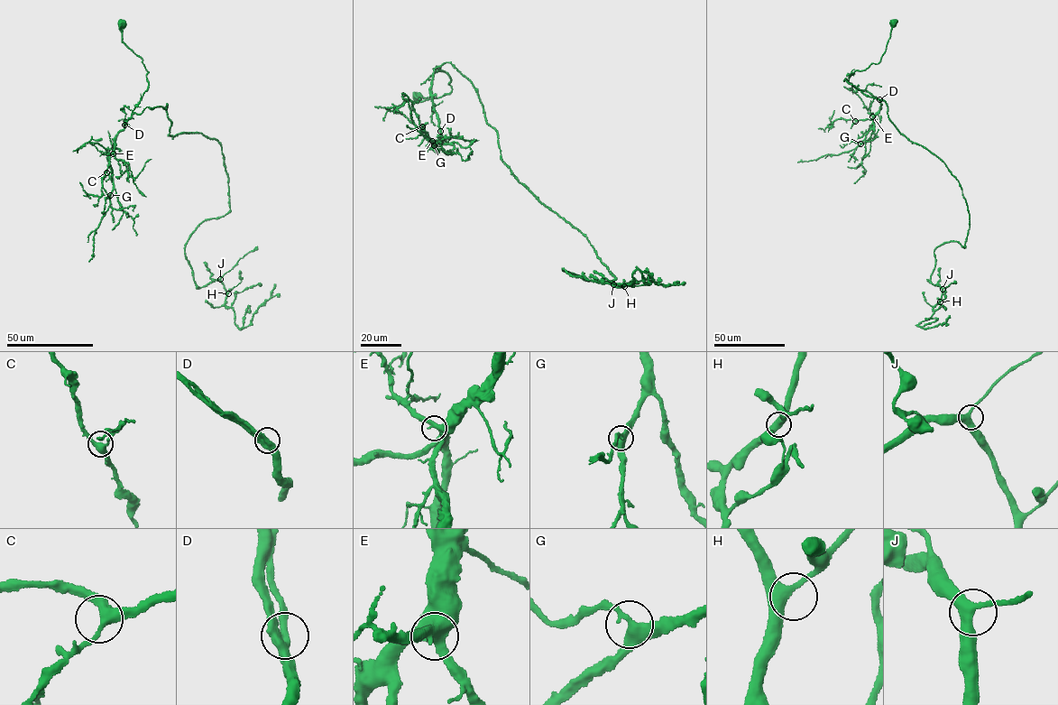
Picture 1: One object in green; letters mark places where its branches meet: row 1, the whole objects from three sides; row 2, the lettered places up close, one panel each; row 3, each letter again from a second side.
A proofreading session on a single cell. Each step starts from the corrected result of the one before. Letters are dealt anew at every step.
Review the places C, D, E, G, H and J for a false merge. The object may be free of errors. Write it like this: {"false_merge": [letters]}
{"false_merge": []}

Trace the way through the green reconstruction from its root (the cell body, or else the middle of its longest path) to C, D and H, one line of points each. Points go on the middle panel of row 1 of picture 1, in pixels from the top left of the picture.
C: (418, 97), (422, 101), (451, 92), (448, 74), (432, 76), (441, 134), (435, 144), (422, 126)
D: (418, 97), (422, 101), (451, 92), (448, 74), (439, 70), (432, 76), (432, 104), (440, 131)
H: (418, 97), (451, 92), (432, 75), (446, 62), (464, 76), (513, 175), (615, 278), (563, 270), (624, 286)

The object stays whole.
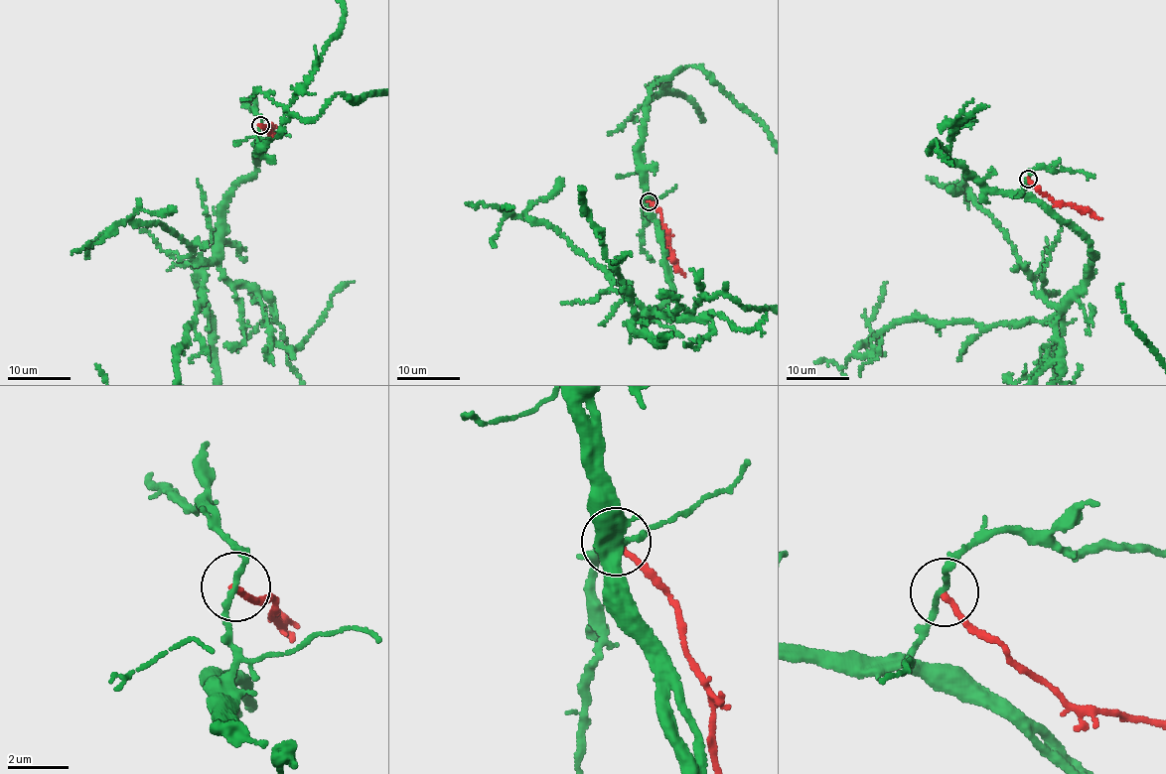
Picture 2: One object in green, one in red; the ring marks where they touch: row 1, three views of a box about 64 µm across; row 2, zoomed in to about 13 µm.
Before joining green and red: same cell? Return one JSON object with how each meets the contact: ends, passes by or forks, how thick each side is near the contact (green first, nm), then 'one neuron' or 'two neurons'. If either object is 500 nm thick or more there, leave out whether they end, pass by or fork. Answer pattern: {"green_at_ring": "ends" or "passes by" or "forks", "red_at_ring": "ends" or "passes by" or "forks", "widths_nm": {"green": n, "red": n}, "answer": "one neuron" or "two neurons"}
{"green_at_ring": "passes by", "red_at_ring": "ends", "widths_nm": {"green": 170, "red": 200}, "answer": "two neurons"}

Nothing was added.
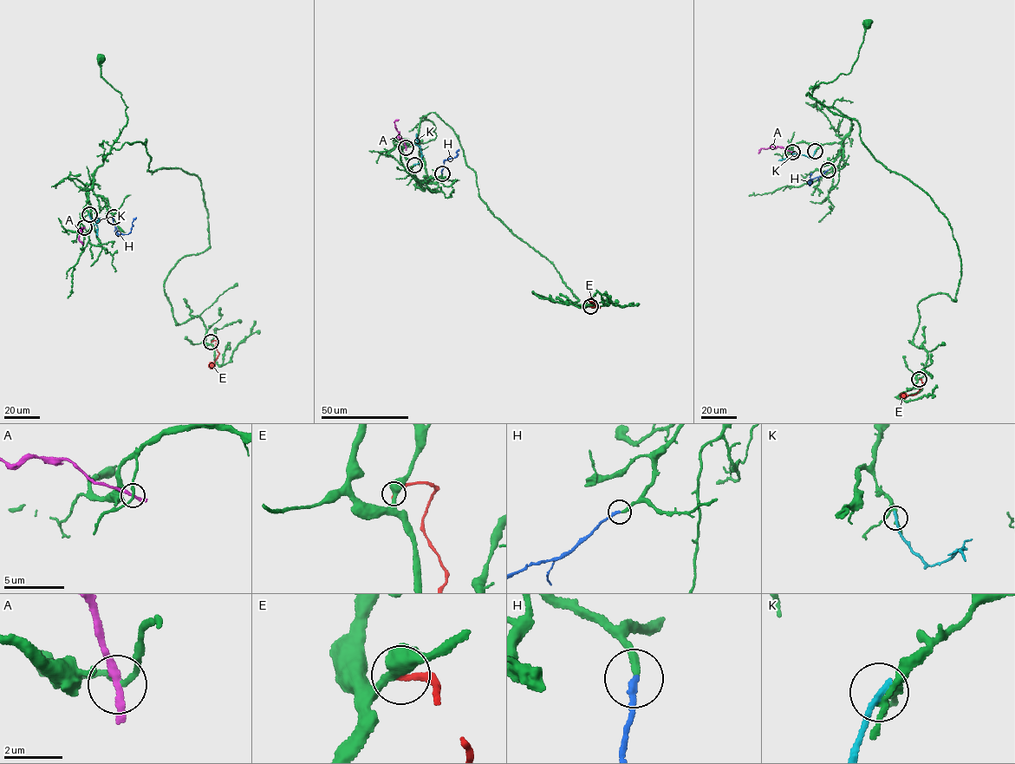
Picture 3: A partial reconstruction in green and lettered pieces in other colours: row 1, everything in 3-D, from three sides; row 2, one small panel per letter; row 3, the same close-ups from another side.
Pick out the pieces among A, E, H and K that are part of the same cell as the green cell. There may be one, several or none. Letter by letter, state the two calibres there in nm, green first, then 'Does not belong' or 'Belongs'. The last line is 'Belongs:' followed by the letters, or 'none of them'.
A: Thickness 180 nm (green) against 220 nm. Does not belong
E: Thickness 460 nm (green) against 240 nm. Does not belong
H: Thickness 260 nm (green) against 220 nm. Belongs
K: Thickness 150 nm (green) against 240 nm. Does not belong
Belongs: H

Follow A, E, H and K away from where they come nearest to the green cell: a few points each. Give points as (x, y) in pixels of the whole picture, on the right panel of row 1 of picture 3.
A: (792, 153), (784, 147), (771, 146), (760, 148), (758, 153)
E: (919, 379), (922, 386), (915, 394), (900, 396)
H: (828, 170), (810, 179), (810, 186), (811, 173)
K: (815, 151), (811, 159), (794, 153), (778, 160)

